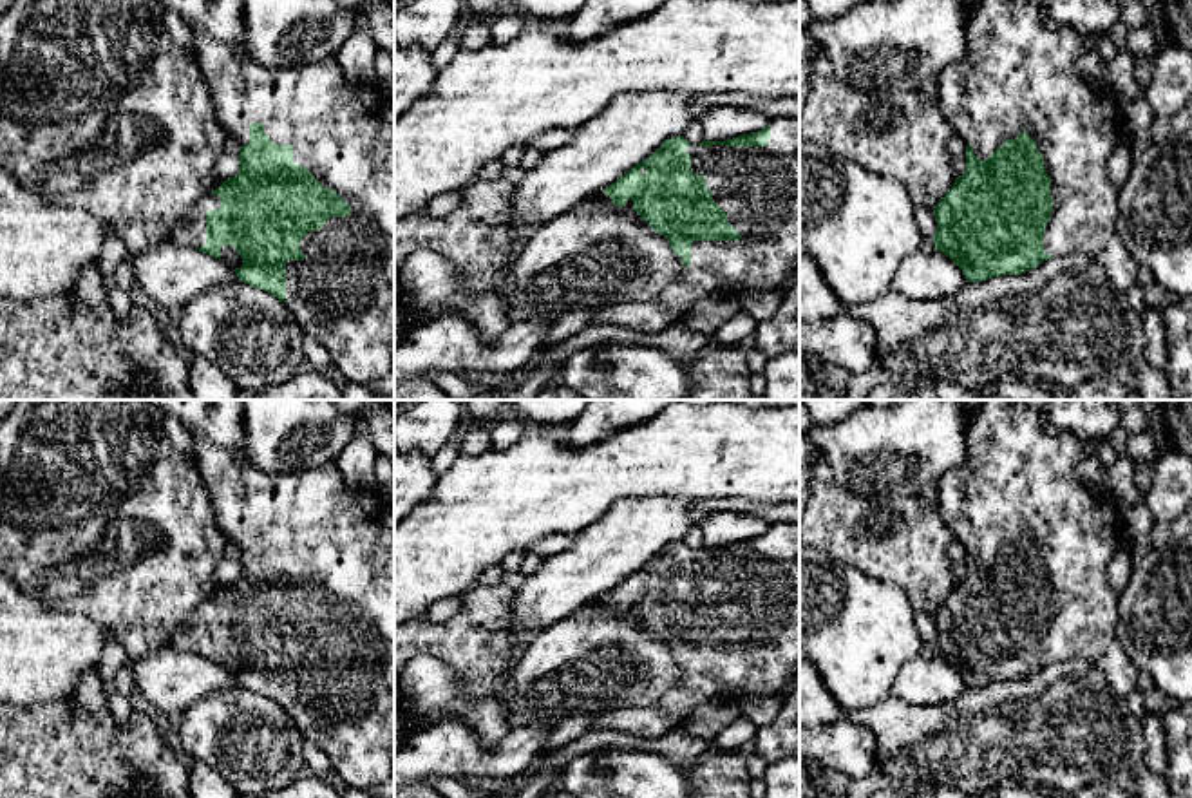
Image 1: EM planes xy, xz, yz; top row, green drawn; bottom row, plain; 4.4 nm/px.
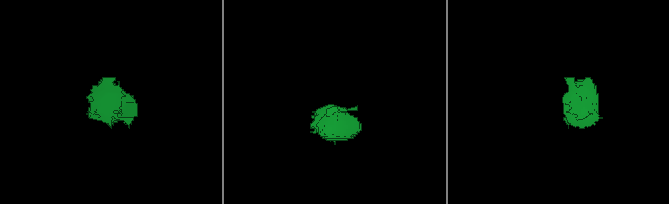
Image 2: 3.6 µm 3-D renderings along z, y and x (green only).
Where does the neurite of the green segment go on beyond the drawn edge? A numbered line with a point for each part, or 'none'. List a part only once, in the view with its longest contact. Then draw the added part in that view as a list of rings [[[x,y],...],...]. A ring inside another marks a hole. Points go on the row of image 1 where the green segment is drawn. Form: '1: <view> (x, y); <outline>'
1: xy (342, 294); [[[159,0],[192,29],[192,56],[208,83],[215,118],[239,145],[248,145],[250,125],[262,123],[277,145],[293,147],[293,161],[306,166],[324,188],[333,188],[349,206],[347,217],[331,217],[300,241],[304,261],[286,262],[286,308],[304,337],[331,355],[342,382],[367,387],[376,398],[394,396],[394,100],[374,83],[353,83],[335,56],[297,67],[266,67],[246,56],[242,0]]]

